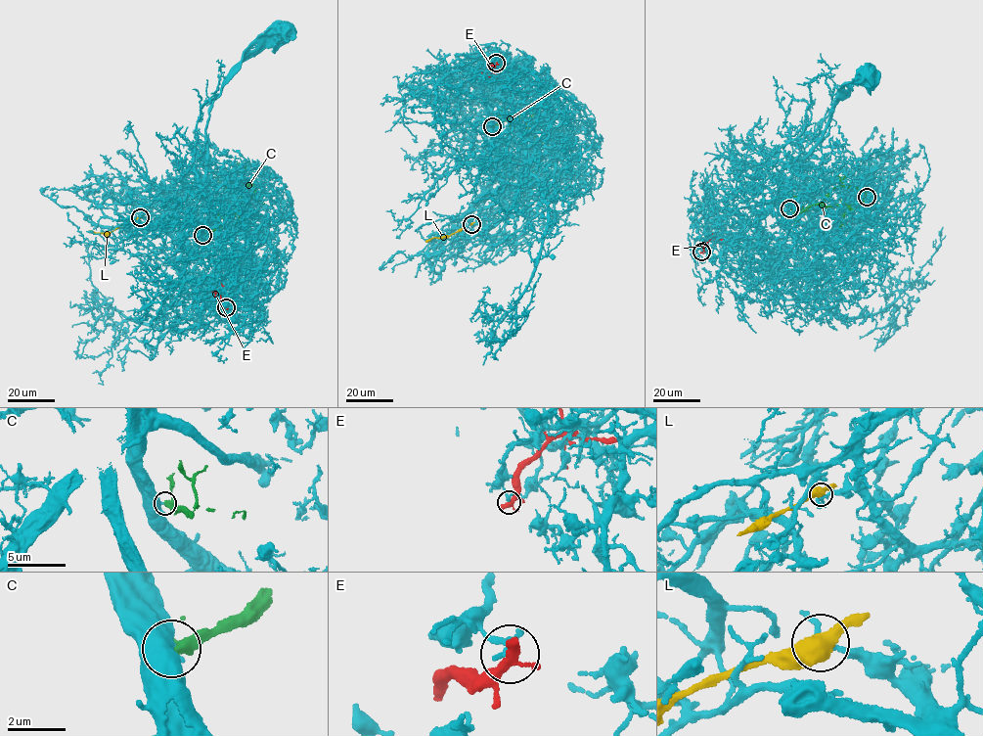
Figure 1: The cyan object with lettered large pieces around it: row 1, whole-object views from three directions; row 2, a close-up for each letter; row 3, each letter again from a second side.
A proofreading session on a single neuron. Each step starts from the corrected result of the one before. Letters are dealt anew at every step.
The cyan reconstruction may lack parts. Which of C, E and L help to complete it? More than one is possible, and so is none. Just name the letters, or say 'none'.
none

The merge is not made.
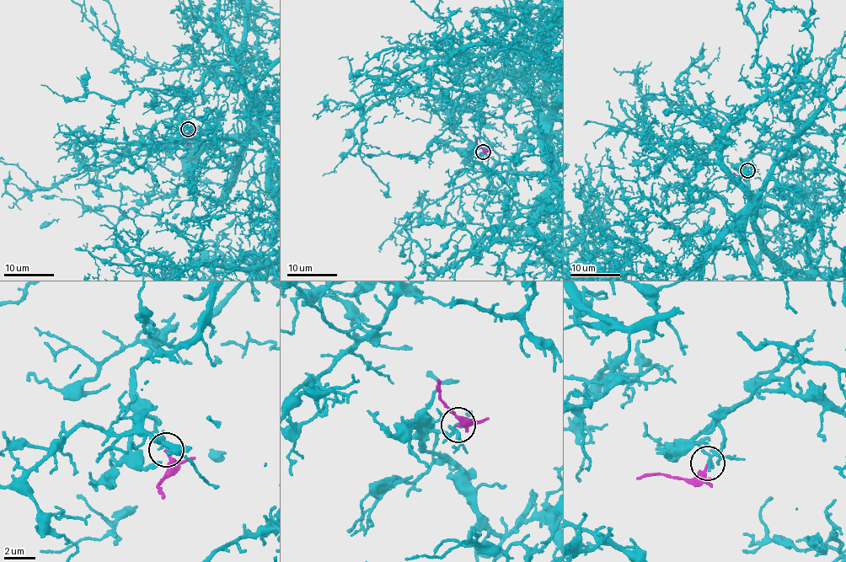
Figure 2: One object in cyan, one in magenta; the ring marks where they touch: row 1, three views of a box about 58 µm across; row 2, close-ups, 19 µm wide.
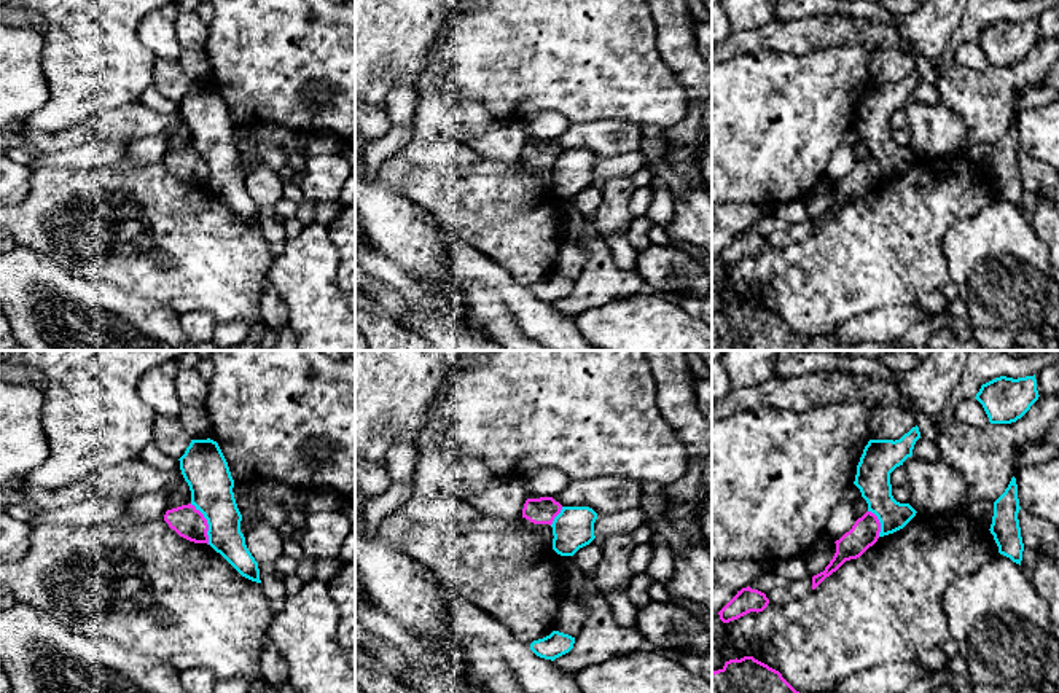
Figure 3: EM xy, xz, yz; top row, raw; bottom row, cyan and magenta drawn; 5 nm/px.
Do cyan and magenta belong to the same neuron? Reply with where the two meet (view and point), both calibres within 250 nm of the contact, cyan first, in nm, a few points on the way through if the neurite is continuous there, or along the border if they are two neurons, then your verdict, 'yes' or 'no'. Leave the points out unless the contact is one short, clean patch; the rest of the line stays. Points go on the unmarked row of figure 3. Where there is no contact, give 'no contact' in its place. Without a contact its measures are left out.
contact xy (207, 166); calibres 220 and 160 nm; border xy (190, 147), (206, 163), (209, 187); no

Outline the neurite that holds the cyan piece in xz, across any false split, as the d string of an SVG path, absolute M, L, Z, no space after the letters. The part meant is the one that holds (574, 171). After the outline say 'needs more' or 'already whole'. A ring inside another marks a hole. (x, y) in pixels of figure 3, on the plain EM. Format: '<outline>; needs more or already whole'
M562 150L554 161L553 193L561 199L573 199L580 191L589 188L594 178L597 156L589 150Z; already whole

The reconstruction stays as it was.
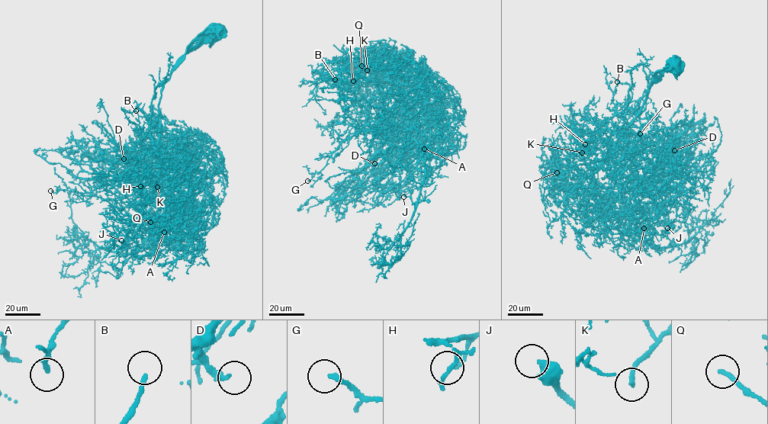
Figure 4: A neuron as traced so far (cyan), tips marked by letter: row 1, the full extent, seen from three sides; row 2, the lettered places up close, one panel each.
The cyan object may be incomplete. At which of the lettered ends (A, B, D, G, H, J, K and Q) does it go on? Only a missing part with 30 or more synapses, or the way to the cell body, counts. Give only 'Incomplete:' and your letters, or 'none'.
Incomplete: B, D, K, Q

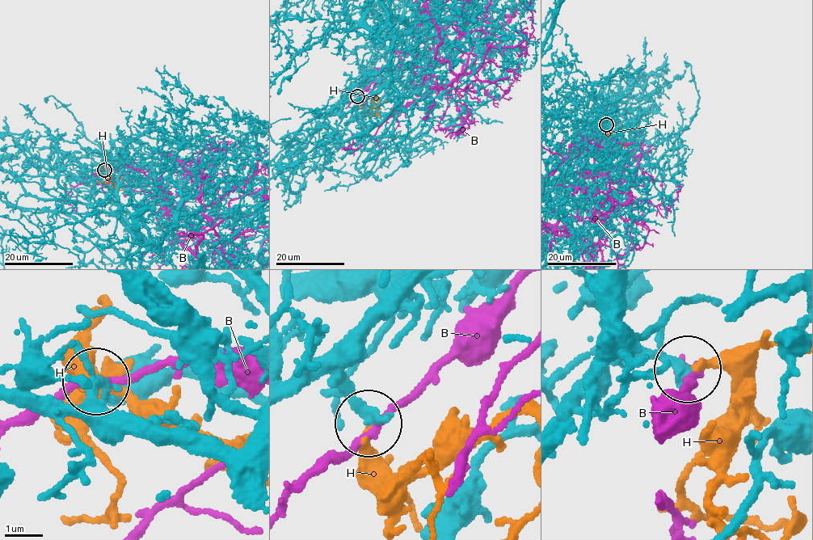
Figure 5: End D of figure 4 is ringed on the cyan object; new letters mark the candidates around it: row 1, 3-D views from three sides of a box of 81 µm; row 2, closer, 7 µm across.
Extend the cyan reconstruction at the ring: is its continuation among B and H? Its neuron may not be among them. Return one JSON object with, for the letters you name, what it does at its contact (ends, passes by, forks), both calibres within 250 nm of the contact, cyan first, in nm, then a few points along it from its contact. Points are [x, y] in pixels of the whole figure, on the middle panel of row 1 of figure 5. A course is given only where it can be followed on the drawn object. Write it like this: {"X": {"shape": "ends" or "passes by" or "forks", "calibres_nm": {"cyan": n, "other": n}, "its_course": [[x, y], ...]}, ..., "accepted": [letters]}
{"H": {"shape": "ends", "calibres_nm": {"cyan": 190, "other": 320}, "its_course": [[357, 97], [360, 100], [372, 95], [377, 99], [377, 107], [389, 99]]}, "accepted": ["H"]}

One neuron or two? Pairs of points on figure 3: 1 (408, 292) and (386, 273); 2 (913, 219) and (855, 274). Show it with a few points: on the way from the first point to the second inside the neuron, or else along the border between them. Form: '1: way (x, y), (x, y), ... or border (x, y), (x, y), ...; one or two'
1: way (403, 287), (390, 274); one
2: way (898, 231), (870, 260); one

